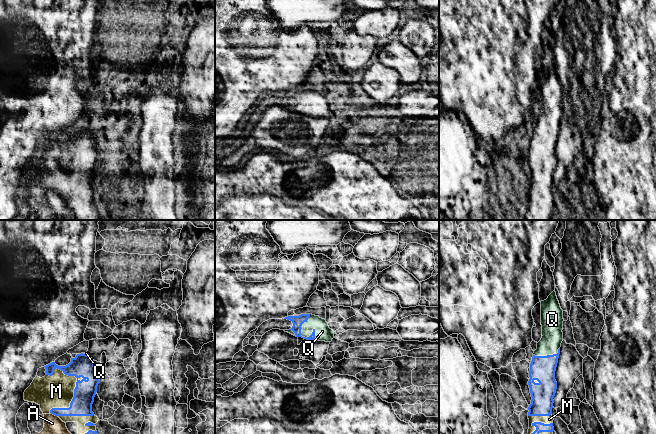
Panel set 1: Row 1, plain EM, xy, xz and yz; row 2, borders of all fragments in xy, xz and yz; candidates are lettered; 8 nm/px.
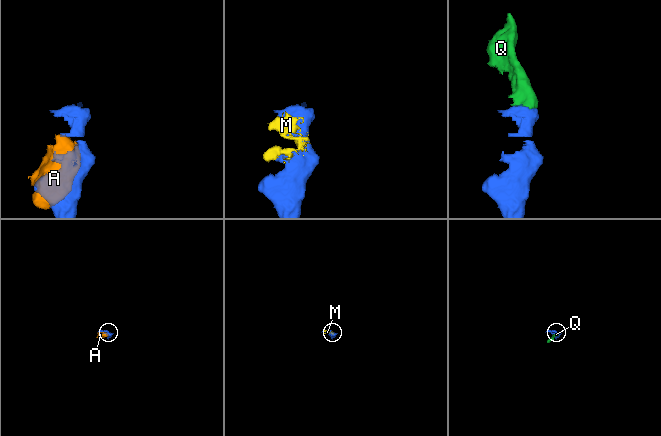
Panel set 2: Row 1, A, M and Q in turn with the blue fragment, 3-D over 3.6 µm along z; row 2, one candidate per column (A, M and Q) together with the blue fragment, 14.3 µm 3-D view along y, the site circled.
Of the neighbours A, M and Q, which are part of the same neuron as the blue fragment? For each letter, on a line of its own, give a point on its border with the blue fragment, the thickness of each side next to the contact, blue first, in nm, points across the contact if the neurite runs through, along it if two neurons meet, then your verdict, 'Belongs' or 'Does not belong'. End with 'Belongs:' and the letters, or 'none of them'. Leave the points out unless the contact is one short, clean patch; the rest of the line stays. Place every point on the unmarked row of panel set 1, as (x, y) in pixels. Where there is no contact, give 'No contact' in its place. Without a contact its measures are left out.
A: Touches blue at xy (54, 190). Thickness 180 nm (blue) against 180 nm. Does not belong
M: Touches blue at xy (71, 178). Thickness 180 nm (blue) against 280 nm. Belongs
Q: Touches blue at xz (300, 111). Thickness 90 nm (blue) against 130 nm. Path across: xz (297, 97), (300, 100), (300, 111), (304, 107), (322, 107). Belongs
Belongs: M, Q

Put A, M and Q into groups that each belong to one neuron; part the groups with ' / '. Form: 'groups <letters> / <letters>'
groups A / M Q

